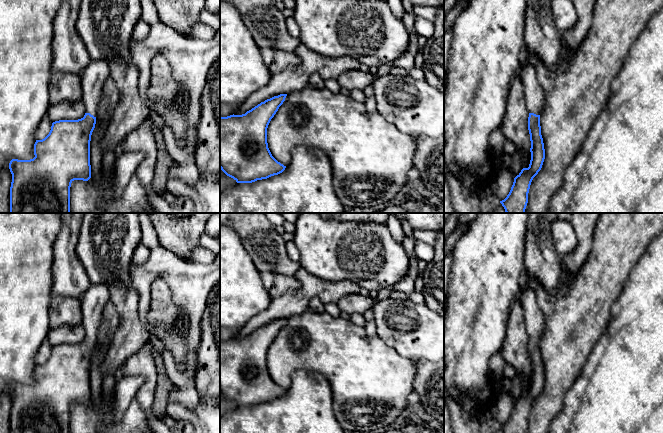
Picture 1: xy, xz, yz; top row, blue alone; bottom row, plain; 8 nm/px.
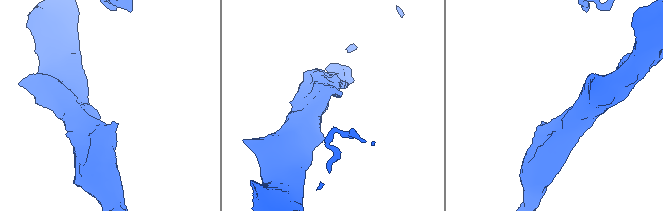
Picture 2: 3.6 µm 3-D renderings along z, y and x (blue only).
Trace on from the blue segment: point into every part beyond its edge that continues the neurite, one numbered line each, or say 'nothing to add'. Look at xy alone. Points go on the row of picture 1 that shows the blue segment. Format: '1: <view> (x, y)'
1: xy (93, 78)

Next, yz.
1: yz (534, 94)

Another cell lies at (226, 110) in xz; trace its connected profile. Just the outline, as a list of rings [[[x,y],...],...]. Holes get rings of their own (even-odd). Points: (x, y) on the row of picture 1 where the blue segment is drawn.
[[[220,104],[220,117],[233,115],[238,108],[239,105]]]

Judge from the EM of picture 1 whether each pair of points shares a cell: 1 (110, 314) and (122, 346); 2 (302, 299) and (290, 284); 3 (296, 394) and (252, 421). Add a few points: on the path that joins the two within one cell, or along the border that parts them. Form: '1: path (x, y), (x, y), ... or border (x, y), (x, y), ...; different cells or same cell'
1: border (115, 306), (120, 323), (111, 341); different cells
2: border (302, 285), (273, 298); different cells
3: path (285, 405), (269, 421), (263, 421); same cell

